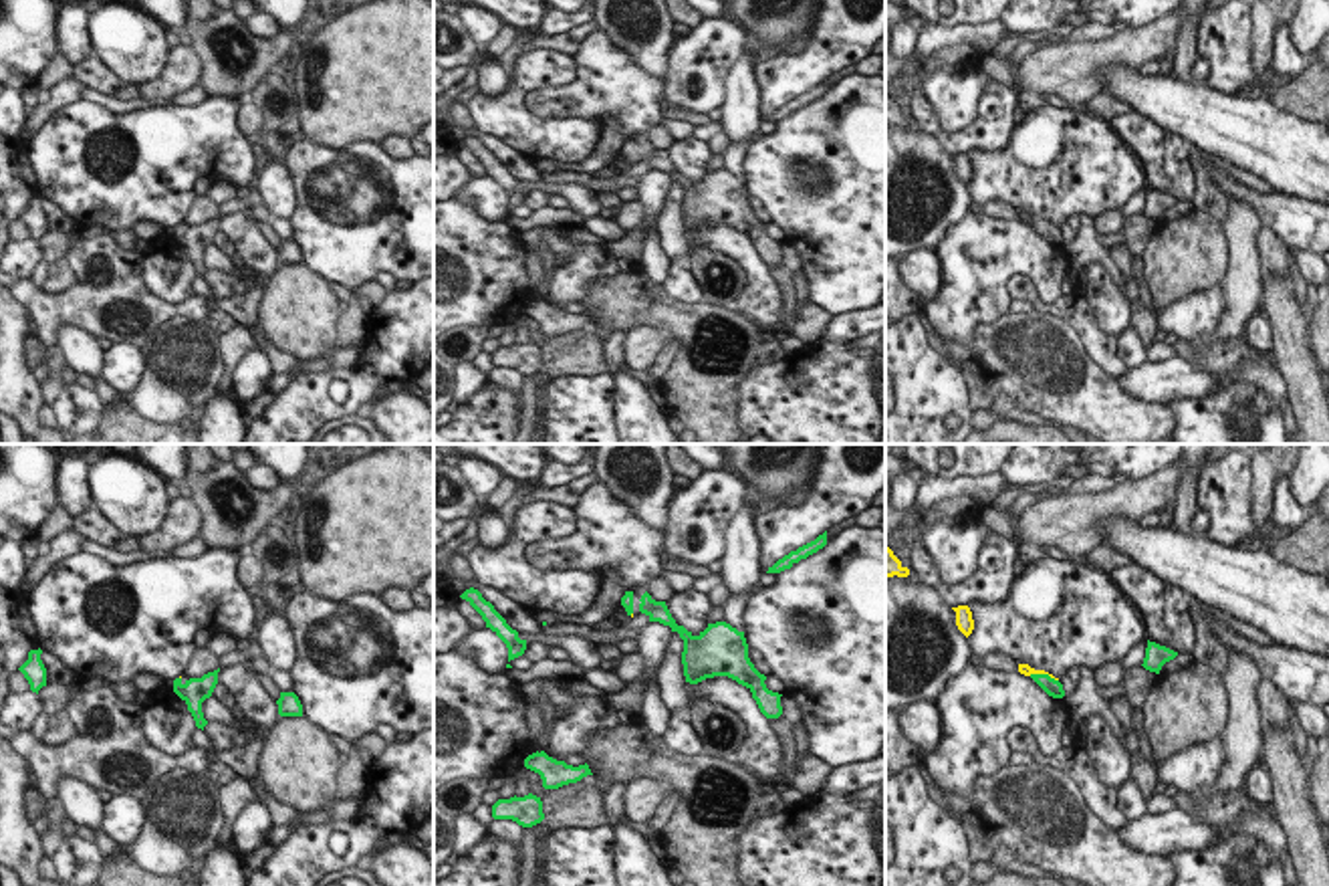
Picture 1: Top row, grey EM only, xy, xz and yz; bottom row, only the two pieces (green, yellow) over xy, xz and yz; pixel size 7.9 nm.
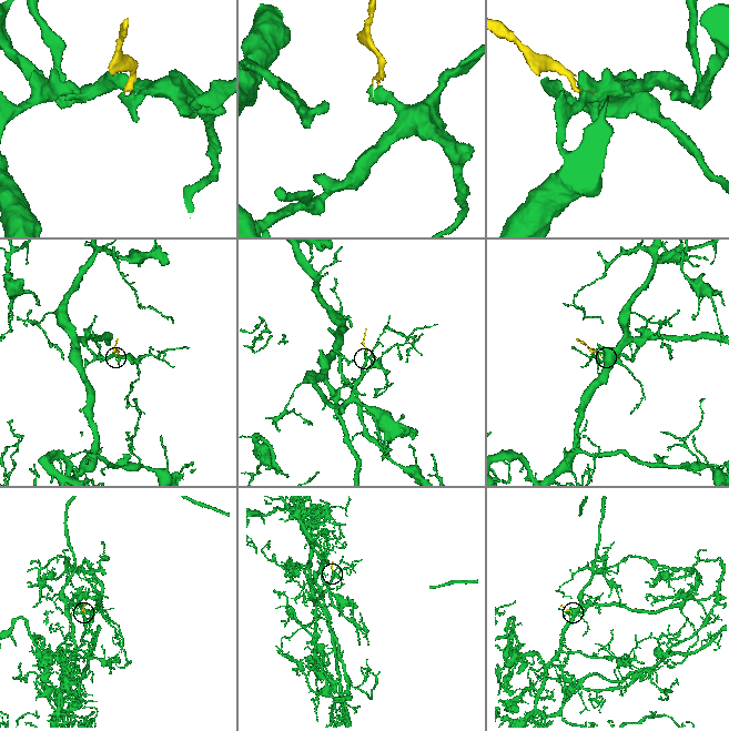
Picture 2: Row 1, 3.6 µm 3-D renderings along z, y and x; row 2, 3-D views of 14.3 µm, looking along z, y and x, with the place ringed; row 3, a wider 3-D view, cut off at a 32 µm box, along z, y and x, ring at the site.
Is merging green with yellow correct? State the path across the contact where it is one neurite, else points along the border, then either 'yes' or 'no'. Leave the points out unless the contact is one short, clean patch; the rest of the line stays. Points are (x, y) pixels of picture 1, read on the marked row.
way yz (1051, 687), (1043, 675), (1023, 669); yes

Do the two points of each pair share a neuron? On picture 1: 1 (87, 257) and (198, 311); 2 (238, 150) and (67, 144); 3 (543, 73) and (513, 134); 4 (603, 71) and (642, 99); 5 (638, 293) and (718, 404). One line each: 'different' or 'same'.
1: same
2: same
3: same
4: same
5: same

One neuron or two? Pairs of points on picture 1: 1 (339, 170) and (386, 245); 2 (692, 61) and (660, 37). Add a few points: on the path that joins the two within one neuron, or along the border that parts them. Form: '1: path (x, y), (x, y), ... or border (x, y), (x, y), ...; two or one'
1: path (339, 188), (378, 227); one
2: border (676, 37), (668, 53), (664, 83); two

